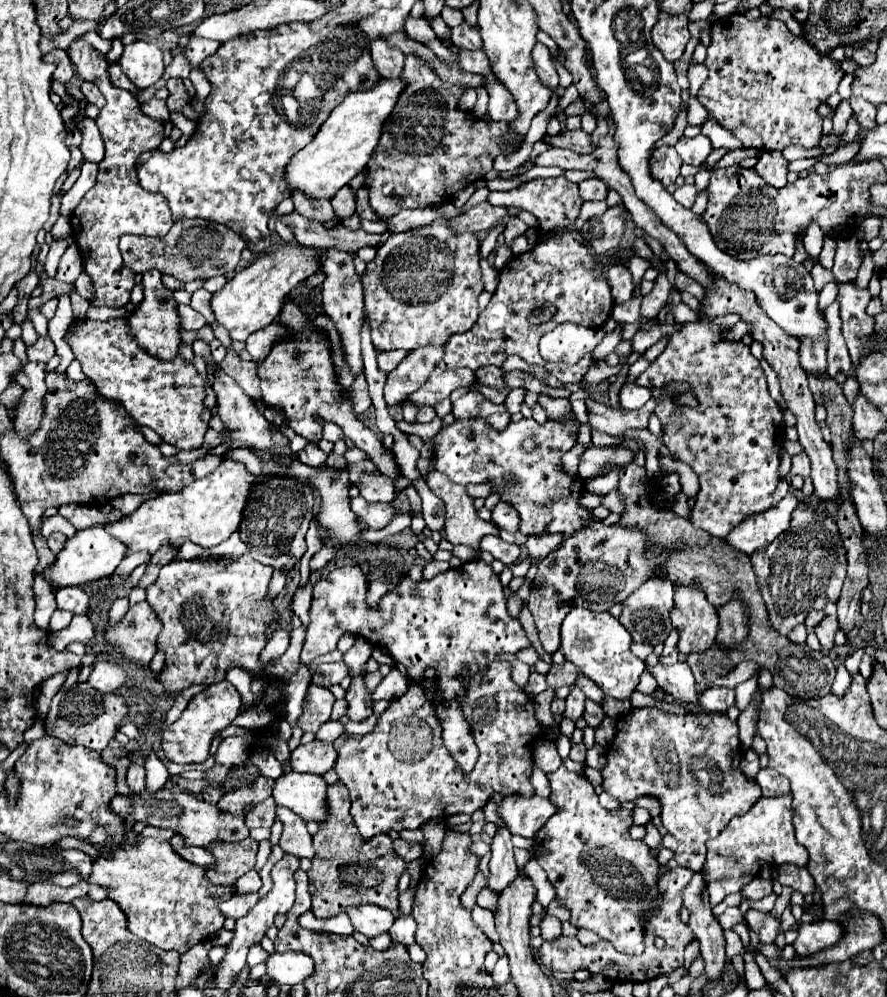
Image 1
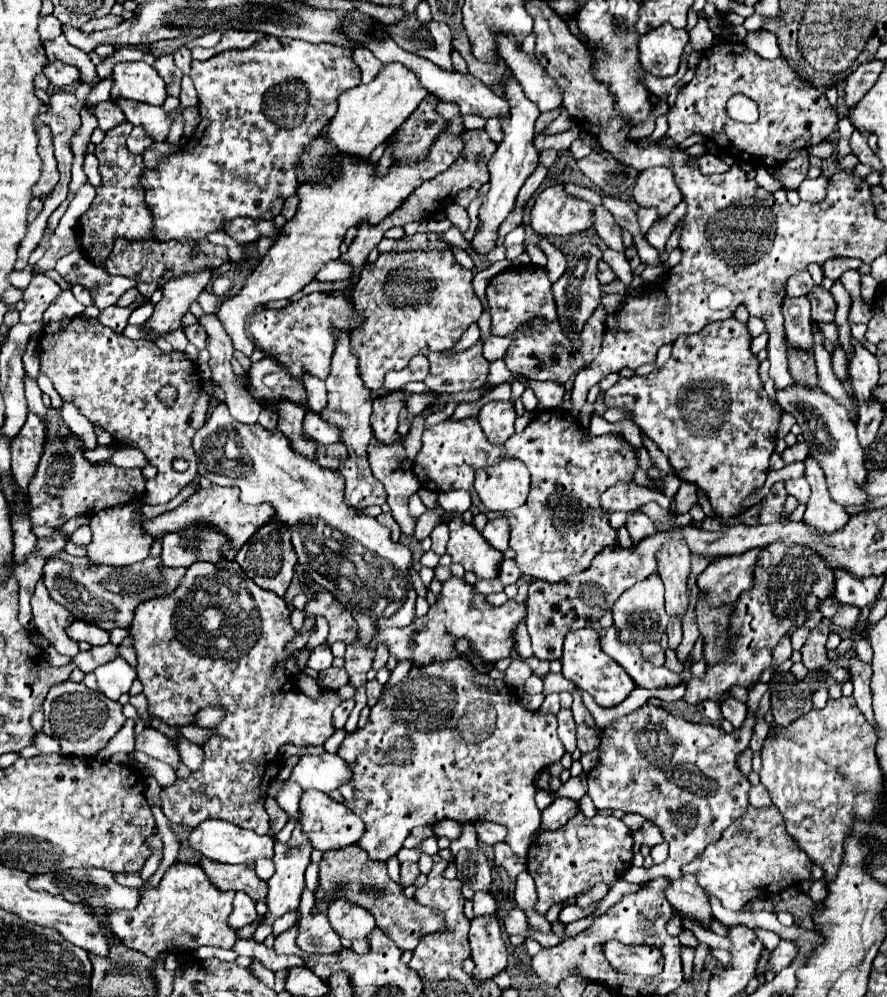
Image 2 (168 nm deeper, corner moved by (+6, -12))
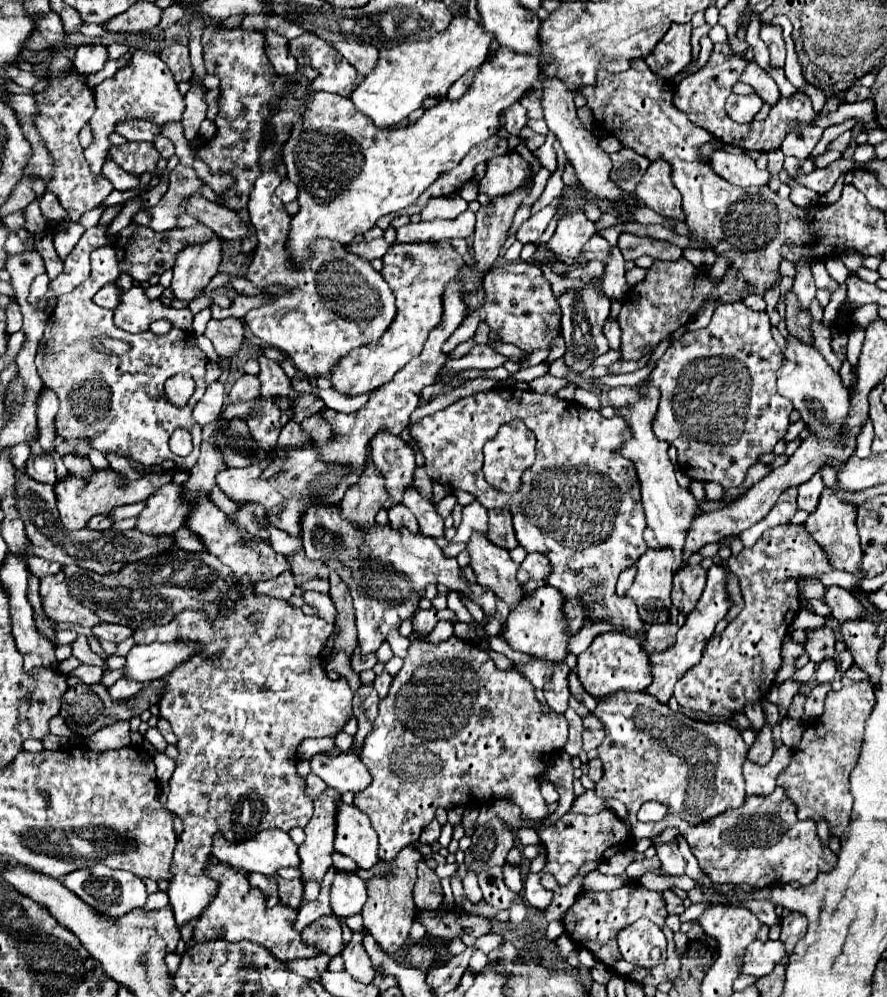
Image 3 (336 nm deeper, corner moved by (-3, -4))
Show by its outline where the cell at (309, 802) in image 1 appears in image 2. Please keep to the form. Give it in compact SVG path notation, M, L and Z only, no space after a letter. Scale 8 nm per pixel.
M306 790L302 794L302 800L300 800L300 810L302 810L302 818L300 818L300 824L302 824L302 830L304 834L310 838L312 846L320 852L328 852L328 850L340 850L344 846L350 846L350 844L356 844L362 834L364 834L364 822L352 814L344 804L338 804L334 802L328 794L324 792L318 792L318 790Z

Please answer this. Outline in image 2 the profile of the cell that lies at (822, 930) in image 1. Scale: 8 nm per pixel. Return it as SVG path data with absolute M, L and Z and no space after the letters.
M780 940L780 944L770 952L768 956L768 964L766 964L766 970L764 972L774 972L778 974L782 968L790 966L790 962L794 960L798 948L794 942L786 942L786 940Z

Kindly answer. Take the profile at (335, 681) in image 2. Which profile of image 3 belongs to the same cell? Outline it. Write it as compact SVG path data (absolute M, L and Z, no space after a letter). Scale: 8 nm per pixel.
M353 654L353 656L351 656L351 668L353 668L353 672L357 672L357 674L361 674L363 670L371 670L375 664L377 664L377 656L375 656L375 654L369 654L369 656Z

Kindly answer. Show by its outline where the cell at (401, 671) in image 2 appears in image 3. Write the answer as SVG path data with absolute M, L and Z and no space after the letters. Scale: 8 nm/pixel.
M439 622L433 632L427 636L427 642L431 644L441 644L453 636L453 624L451 622Z

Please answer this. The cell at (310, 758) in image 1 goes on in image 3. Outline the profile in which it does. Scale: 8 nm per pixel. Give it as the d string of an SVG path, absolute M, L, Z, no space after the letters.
M343 752L337 756L315 754L311 758L311 772L337 792L361 792L371 782L365 764L351 752Z

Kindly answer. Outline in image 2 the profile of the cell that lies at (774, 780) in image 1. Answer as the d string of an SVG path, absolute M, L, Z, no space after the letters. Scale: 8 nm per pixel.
M750 772L748 774L748 780L750 780L750 794L748 794L748 802L754 806L754 808L762 808L762 806L770 806L772 800L768 796L768 790L762 786L760 778L756 772Z

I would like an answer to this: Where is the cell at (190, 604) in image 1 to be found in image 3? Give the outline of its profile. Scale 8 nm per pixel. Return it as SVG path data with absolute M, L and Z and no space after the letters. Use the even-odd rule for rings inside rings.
M249 576L239 578L237 584L241 586L241 598L223 600L213 620L209 620L205 610L191 608L177 614L166 625L137 628L133 635L136 644L192 640L200 642L202 647L198 654L162 677L165 692L159 702L159 716L171 724L179 738L179 758L175 760L177 768L171 776L171 792L167 798L167 808L185 822L185 832L175 846L167 890L179 928L205 910L217 888L217 882L201 874L211 852L213 834L221 832L229 840L241 840L251 838L261 832L261 828L279 828L285 832L295 826L303 828L313 816L313 802L305 796L305 780L299 778L293 768L297 762L297 746L305 738L337 736L353 716L353 692L347 680L339 678L333 682L321 668L321 648L333 632L333 626L323 618L305 616L301 608L291 606L287 600L265 594L257 596ZM265 762L269 766L273 762L275 768L265 768ZM279 762L285 762L285 768L279 768Z

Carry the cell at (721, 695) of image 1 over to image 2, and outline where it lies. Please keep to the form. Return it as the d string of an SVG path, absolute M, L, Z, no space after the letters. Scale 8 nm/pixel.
M734 698L724 700L724 702L720 704L720 708L722 708L724 718L726 718L726 720L730 720L730 722L734 724L734 728L740 728L740 726L742 726L742 722L744 722L744 718L746 718L746 714L748 714L746 704L742 704L742 702L734 700Z

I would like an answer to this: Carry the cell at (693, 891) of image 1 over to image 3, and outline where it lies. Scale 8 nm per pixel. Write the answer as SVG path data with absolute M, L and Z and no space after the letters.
M669 842L669 844L659 844L657 846L657 856L663 864L663 872L669 874L669 876L683 876L685 874L685 858L681 856L679 848L677 848L677 842Z

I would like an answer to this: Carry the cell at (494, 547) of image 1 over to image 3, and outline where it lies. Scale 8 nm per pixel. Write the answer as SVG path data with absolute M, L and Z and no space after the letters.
M527 554L527 558L521 562L521 568L533 580L543 580L549 574L549 560L541 554Z

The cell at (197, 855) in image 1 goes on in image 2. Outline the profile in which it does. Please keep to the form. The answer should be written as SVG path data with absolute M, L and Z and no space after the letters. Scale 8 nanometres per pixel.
M202 860L200 866L204 868L204 872L208 874L208 878L220 888L220 890L248 890L250 898L264 902L266 894L268 894L268 884L264 880L260 880L254 872L254 868L248 868L244 864L240 866L224 866L218 862L210 862L210 860Z

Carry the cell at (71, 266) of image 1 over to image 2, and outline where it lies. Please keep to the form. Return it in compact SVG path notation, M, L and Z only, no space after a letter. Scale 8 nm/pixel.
M34 276L30 286L24 290L24 310L20 312L20 322L40 322L44 310L50 306L50 302L60 294L60 286L46 278L46 276Z

